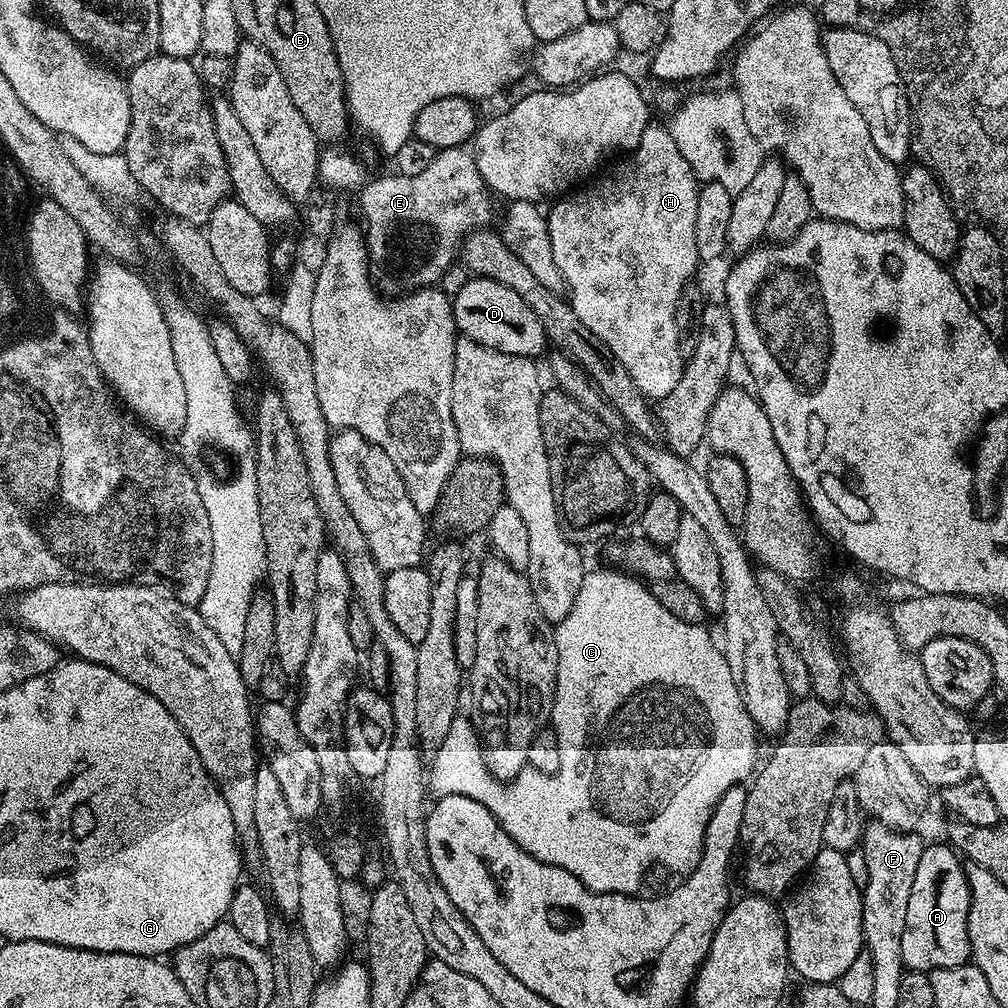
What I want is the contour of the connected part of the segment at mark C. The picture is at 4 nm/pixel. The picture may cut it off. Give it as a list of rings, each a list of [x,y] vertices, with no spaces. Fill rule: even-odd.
[[[585,571],[574,604],[570,606],[570,612],[555,625],[556,701],[552,704],[551,727],[556,733],[556,749],[560,752],[558,771],[553,774],[525,766],[512,780],[501,782],[488,773],[488,767],[484,764],[482,744],[477,737],[475,740],[472,736],[450,734],[435,749],[436,757],[432,760],[432,770],[430,766],[430,788],[431,791],[432,788],[436,791],[437,797],[462,794],[466,798],[474,798],[474,802],[482,802],[482,806],[486,806],[486,810],[494,814],[502,830],[506,830],[506,834],[514,838],[519,848],[526,850],[536,860],[546,862],[550,866],[565,868],[592,892],[632,894],[637,891],[636,883],[639,882],[647,864],[661,864],[672,872],[680,872],[679,874],[687,874],[695,868],[700,855],[704,853],[704,831],[717,802],[722,798],[722,794],[726,794],[726,790],[730,790],[730,786],[747,781],[757,767],[758,729],[744,708],[740,691],[736,689],[721,645],[712,641],[711,634],[704,629],[705,625],[682,622],[682,618],[674,618],[674,614],[670,614],[670,610],[666,610],[666,606],[662,606],[662,602],[658,602],[658,598],[654,598],[639,579],[615,571]]]

